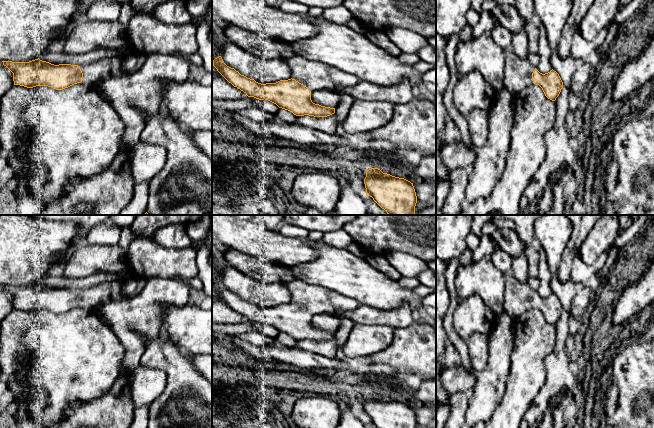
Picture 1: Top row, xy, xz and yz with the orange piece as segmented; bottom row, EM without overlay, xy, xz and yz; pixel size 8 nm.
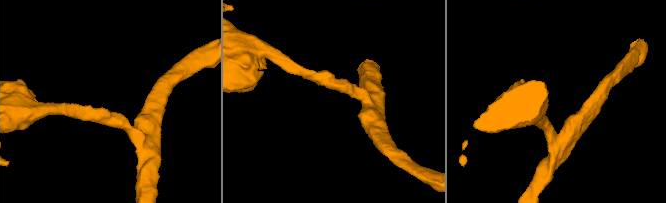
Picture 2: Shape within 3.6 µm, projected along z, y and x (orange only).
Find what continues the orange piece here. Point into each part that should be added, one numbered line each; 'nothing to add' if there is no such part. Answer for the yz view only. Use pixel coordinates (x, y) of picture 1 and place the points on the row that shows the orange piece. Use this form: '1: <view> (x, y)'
1: yz (518, 72)

